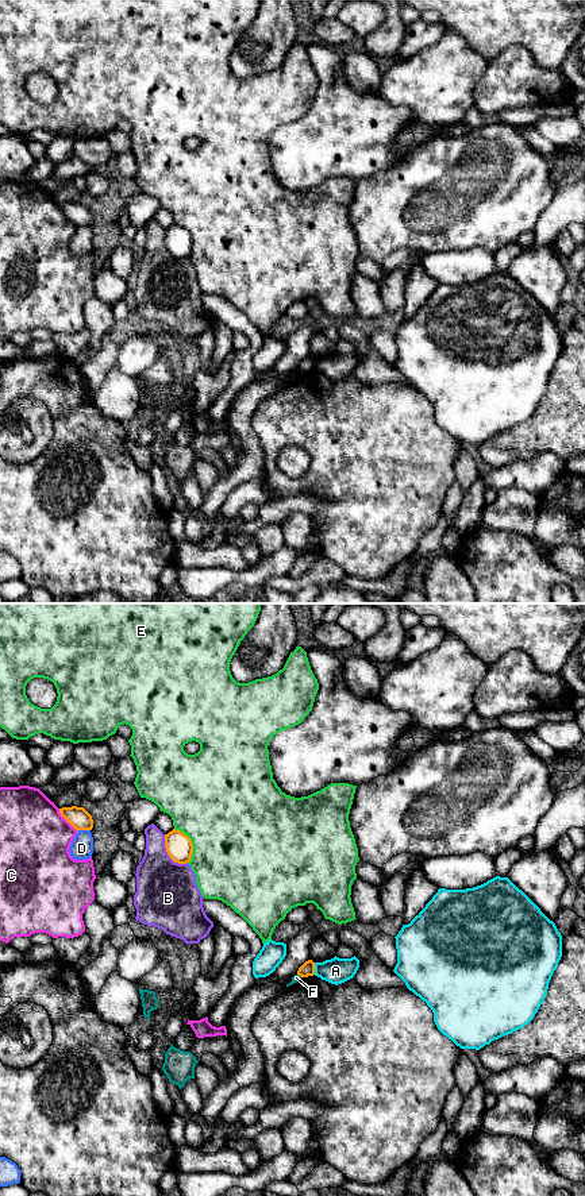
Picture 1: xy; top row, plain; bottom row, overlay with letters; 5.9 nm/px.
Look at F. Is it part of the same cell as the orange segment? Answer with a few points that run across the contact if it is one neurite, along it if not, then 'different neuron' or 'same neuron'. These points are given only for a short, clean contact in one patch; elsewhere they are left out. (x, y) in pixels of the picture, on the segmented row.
line xy (297, 973), (301, 976); different neuron

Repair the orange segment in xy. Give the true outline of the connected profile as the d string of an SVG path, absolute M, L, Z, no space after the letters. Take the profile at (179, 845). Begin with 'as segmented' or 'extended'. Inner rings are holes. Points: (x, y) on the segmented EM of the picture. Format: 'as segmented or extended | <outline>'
as segmented | M173 829L165 834L165 848L169 857L178 864L186 864L192 859L193 845L190 838L180 830Z

